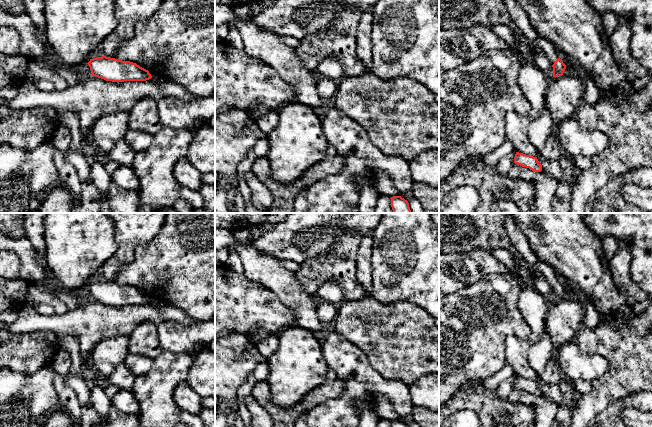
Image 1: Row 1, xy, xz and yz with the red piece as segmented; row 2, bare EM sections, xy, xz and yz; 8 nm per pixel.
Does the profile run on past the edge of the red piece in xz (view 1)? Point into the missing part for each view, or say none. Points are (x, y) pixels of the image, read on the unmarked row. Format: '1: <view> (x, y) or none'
1: none

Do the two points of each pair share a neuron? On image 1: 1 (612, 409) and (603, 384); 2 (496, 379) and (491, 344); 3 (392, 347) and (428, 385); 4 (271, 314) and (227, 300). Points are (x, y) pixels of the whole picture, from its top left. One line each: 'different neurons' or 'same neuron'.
1: different neurons
2: different neurons
3: different neurons
4: same neuron

